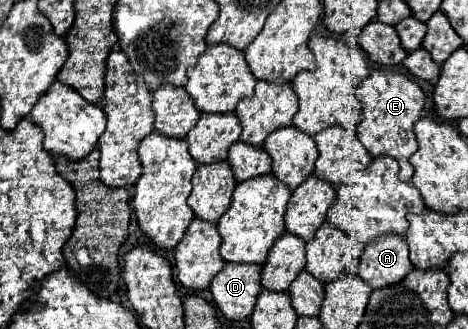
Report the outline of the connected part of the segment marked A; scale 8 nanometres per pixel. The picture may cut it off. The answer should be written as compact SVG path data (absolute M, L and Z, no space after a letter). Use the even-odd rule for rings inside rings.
M386 233L370 241L360 257L360 277L372 287L386 287L386 283L398 283L412 263L408 259L406 239L398 233Z

